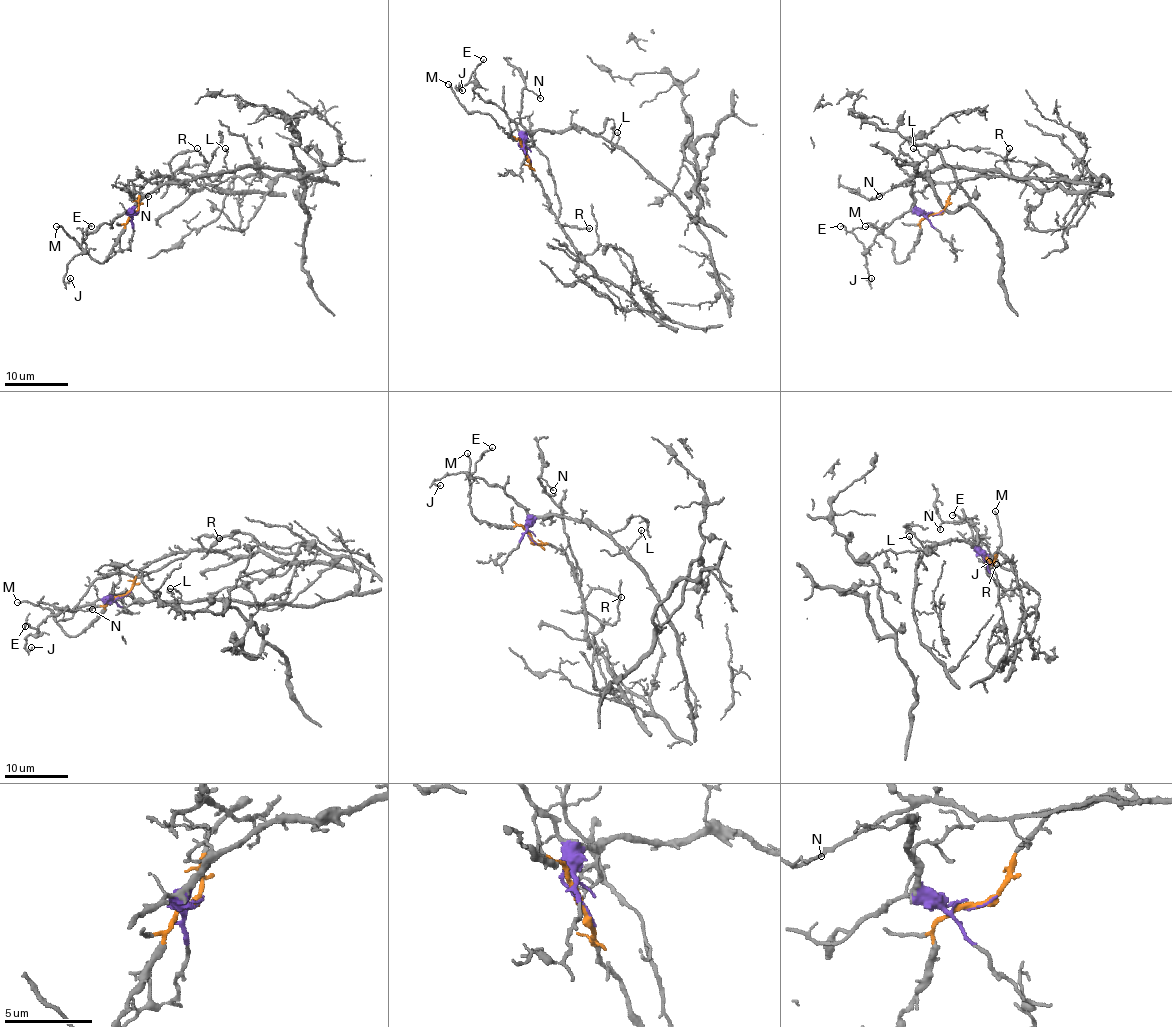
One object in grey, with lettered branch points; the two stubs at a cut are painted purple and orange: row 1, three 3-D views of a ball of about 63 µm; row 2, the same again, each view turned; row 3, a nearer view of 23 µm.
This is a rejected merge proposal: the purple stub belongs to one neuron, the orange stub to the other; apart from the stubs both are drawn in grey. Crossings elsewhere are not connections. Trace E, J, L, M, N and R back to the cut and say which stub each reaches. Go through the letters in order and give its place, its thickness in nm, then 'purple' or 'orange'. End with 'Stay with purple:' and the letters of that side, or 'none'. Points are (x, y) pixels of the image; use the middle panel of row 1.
E: (483, 59) | 100 nm | purple
J: (462, 90) | 90 nm | purple
L: (617, 132) | 70 nm | purple
M: (448, 84) | 120 nm | orange
N: (540, 98) | 110 nm | orange
R: (589, 228) | 180 nm | orange
Stay with purple: E, J, L

